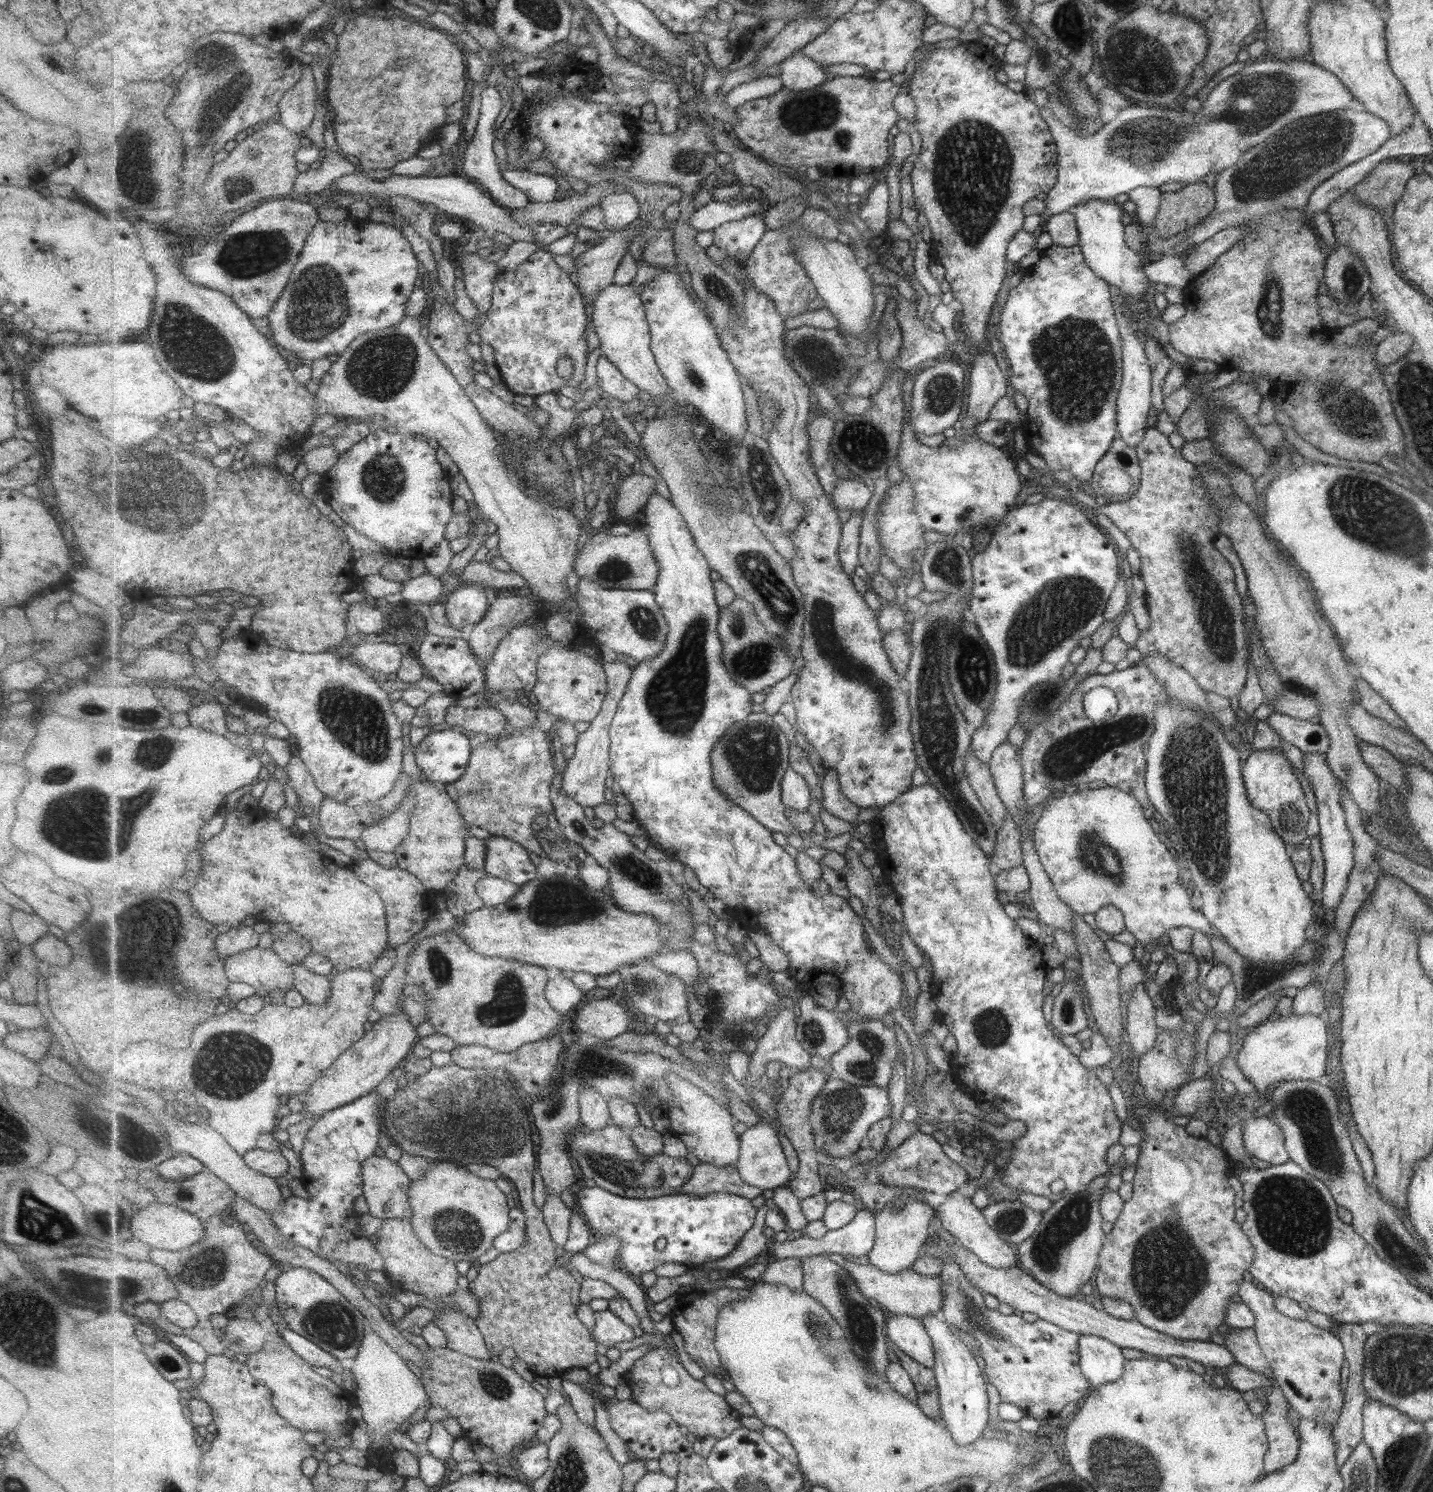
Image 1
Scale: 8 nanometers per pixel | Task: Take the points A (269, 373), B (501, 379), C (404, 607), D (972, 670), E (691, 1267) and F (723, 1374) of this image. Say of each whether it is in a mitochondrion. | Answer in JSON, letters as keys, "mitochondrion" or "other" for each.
{"A":"other","B":"other","C":"other","D":"mitochondrion","E":"other","F":"other"}

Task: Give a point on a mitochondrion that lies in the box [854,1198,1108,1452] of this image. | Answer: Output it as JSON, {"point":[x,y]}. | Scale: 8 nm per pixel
{"point":[974,1318]}

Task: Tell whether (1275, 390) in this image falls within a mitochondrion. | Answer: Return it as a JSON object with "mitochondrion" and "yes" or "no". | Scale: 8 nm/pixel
{"mitochondrion":"no"}

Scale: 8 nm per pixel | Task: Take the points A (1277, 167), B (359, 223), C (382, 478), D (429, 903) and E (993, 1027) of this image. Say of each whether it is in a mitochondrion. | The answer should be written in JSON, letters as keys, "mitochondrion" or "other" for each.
{"A":"mitochondrion","B":"other","C":"mitochondrion","D":"other","E":"mitochondrion"}

